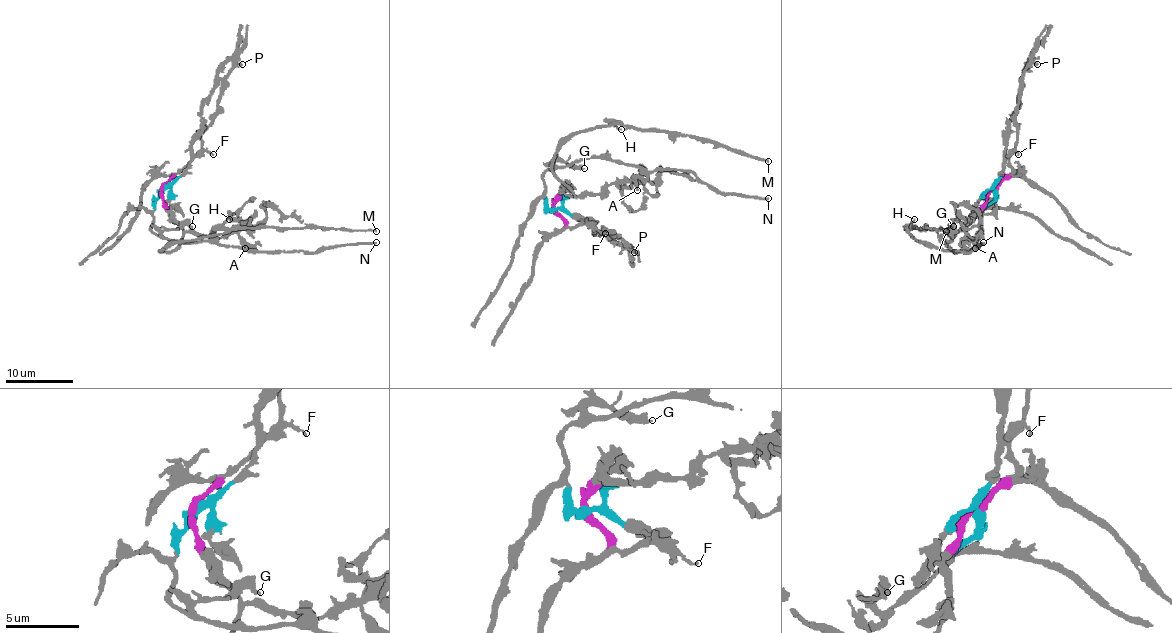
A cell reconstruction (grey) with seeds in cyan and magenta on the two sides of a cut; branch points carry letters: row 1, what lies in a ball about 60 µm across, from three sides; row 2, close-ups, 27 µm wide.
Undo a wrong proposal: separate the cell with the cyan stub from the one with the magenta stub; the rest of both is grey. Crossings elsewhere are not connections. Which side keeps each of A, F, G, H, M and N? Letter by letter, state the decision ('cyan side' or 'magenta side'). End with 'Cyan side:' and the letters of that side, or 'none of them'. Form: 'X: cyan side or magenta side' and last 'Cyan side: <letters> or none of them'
A: cyan side
F: magenta side
G: cyan side
H: magenta side
M: magenta side
N: cyan side
Cyan side: A, G, N

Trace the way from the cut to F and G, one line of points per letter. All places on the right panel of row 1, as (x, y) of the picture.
F: (994, 190), (1012, 173), (1009, 156), (1014, 151), (1017, 155)
G: (994, 190), (994, 197), (987, 205), (952, 235), (947, 230), (954, 227)

